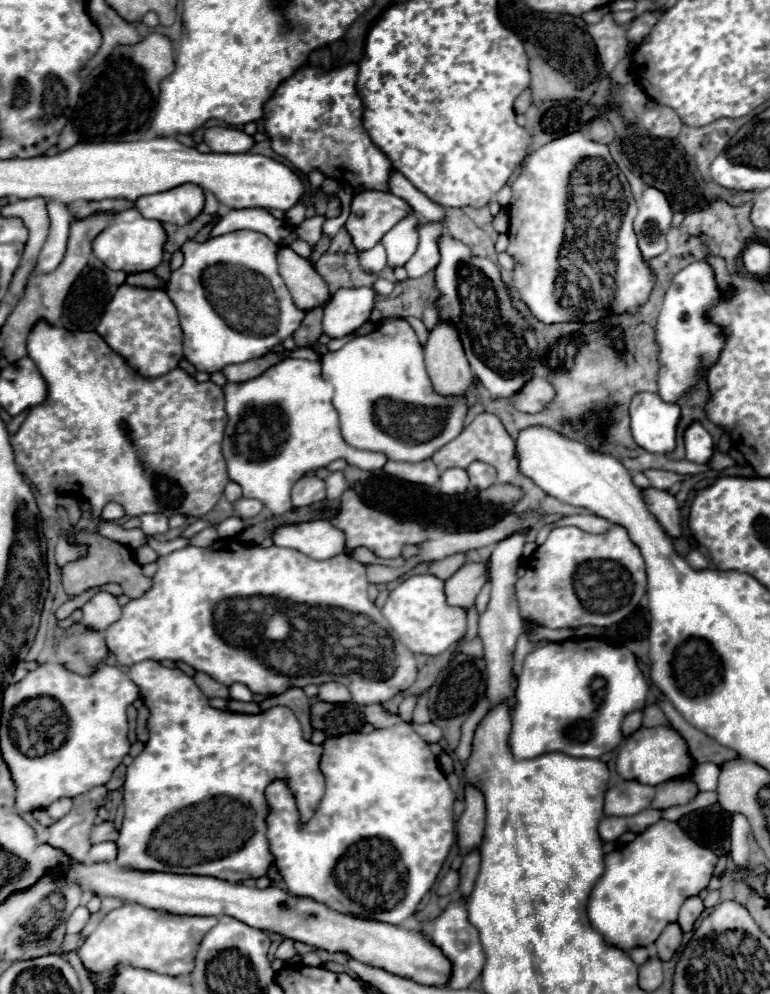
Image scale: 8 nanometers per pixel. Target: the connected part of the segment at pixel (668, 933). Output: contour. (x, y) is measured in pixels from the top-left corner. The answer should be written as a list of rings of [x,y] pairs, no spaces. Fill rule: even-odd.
[[[677,922],[667,924],[665,930],[661,932],[661,936],[659,936],[657,942],[655,942],[655,952],[657,952],[657,956],[659,956],[661,960],[669,960],[669,958],[675,954],[675,950],[679,948],[679,944],[681,944],[681,936],[683,936],[683,932],[681,932],[681,928],[679,928]]]

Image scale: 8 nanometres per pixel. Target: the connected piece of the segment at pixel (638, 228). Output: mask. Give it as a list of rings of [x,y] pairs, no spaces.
[[[649,186],[639,200],[639,212],[635,218],[635,234],[639,236],[639,248],[647,260],[665,252],[665,238],[671,226],[671,218],[673,210],[667,196],[661,190]]]

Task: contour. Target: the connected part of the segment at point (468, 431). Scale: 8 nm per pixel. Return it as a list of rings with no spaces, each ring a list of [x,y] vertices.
[[[479,414],[455,440],[451,440],[447,446],[443,446],[439,452],[435,452],[433,462],[435,466],[443,472],[447,468],[467,468],[471,462],[481,460],[487,462],[491,466],[497,468],[501,482],[511,482],[519,476],[523,476],[519,472],[519,460],[517,460],[517,452],[515,452],[515,440],[507,434],[505,426],[501,430],[501,420],[495,414]]]

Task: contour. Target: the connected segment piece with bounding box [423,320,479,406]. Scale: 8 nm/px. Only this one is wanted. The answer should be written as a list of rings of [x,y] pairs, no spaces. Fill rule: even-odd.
[[[439,320],[433,326],[433,330],[429,330],[429,338],[427,338],[423,350],[425,350],[425,368],[433,382],[433,388],[445,396],[463,394],[463,396],[467,396],[467,404],[471,406],[479,398],[479,390],[473,386],[473,370],[465,356],[457,326],[451,320]]]

